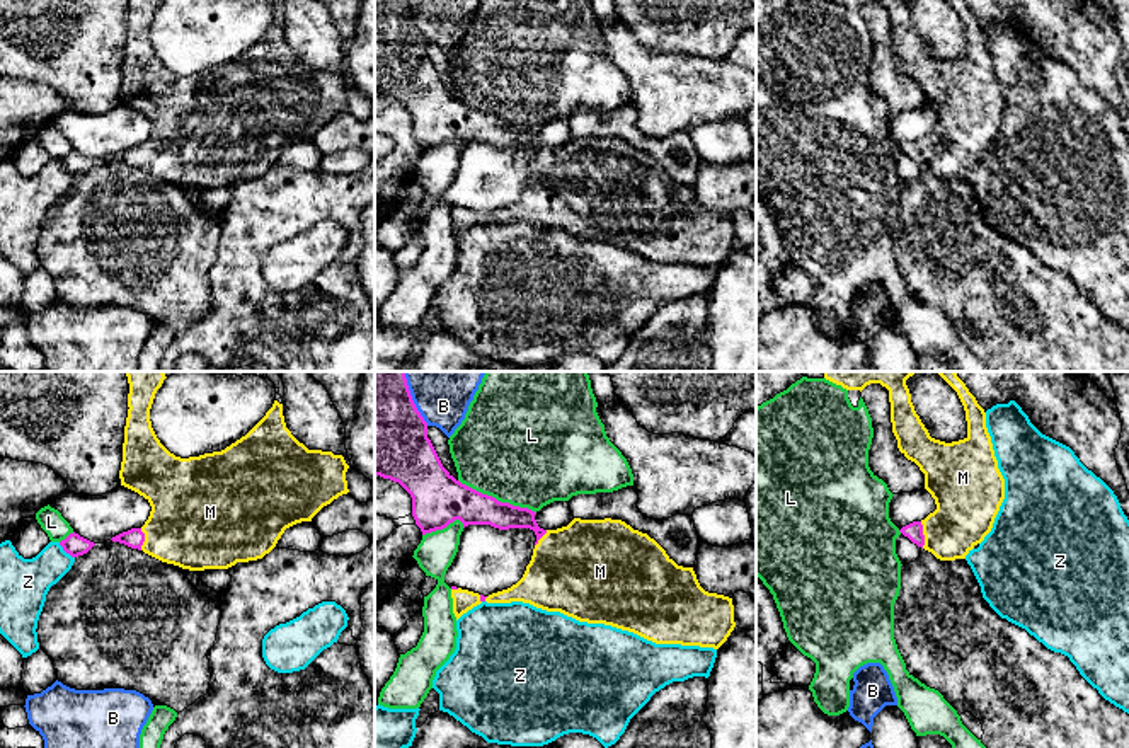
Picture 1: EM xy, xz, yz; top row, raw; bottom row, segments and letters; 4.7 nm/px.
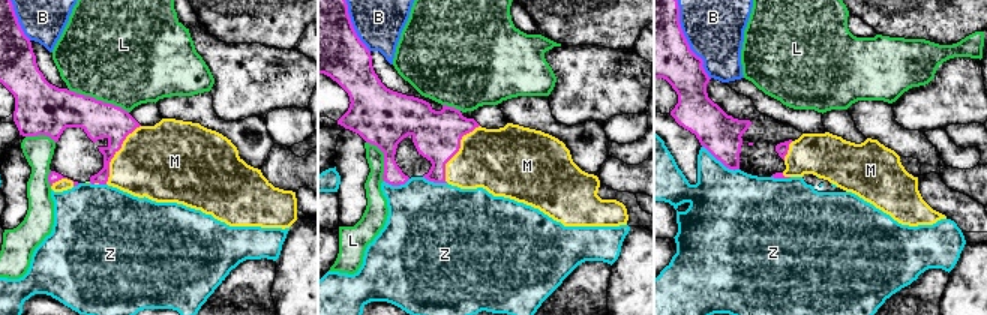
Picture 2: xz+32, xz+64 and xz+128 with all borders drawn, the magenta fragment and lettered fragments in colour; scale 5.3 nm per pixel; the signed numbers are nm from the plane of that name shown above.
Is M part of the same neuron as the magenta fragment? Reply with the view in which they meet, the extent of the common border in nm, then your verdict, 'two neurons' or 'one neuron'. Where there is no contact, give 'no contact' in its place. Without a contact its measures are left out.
yz | 130 nm | one neuron

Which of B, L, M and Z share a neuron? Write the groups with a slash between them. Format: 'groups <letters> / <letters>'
groups B / L / M / Z

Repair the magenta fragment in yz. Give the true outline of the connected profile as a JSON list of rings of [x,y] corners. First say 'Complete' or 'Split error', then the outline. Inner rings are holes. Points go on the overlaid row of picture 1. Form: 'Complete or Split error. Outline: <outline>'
Split error. Outline: [[[824,371],[824,378],[846,390],[880,383],[889,390],[892,433],[899,452],[925,474],[925,489],[937,509],[899,532],[940,561],[966,555],[991,532],[1005,499],[986,412],[955,371],[937,371],[959,395],[967,436],[945,443],[930,436],[911,402],[906,380],[914,371]]]

